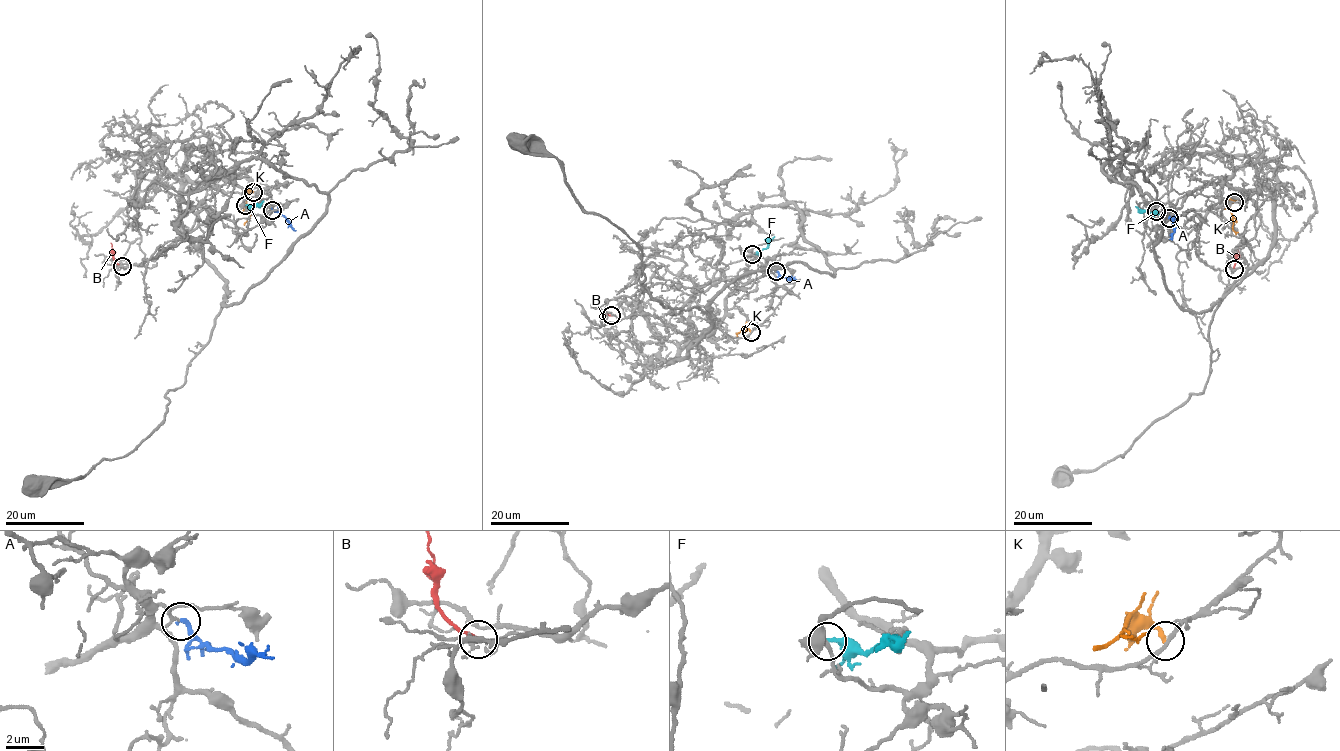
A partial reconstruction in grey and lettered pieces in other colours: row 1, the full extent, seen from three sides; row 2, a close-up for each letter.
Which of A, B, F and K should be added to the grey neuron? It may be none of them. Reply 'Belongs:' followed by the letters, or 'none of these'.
Belongs: A

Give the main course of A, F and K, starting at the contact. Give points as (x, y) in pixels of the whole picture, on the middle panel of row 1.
A: (777, 271), (784, 277), (796, 279)
F: (752, 254), (767, 246), (774, 236)
K: (751, 332), (743, 326), (742, 330), (745, 332), (740, 331), (737, 335)

